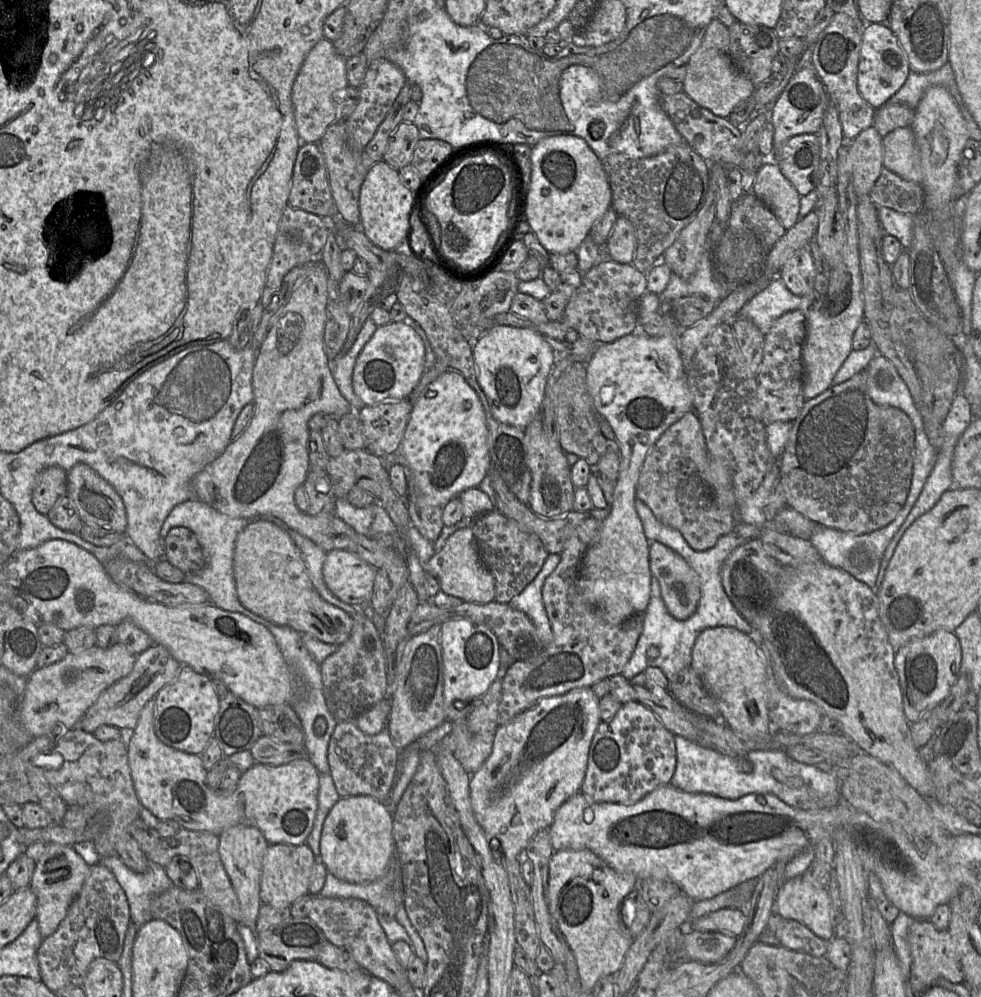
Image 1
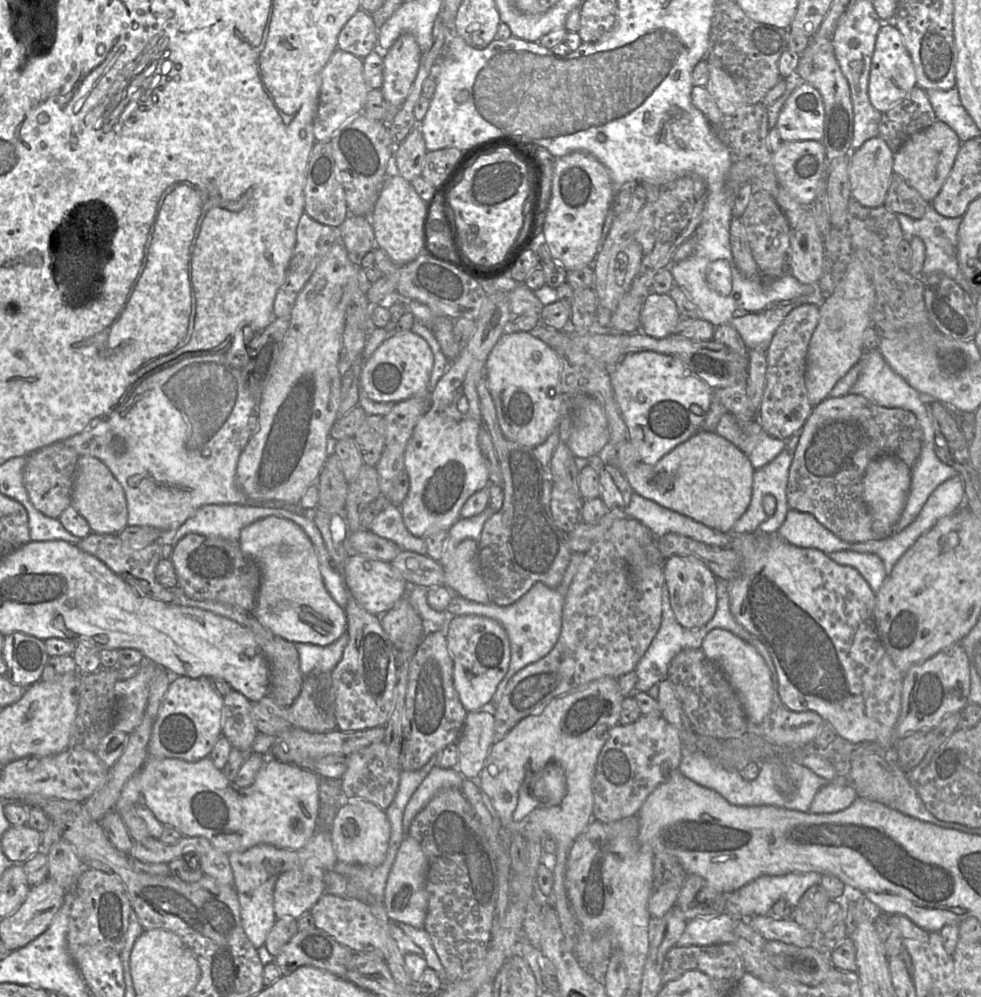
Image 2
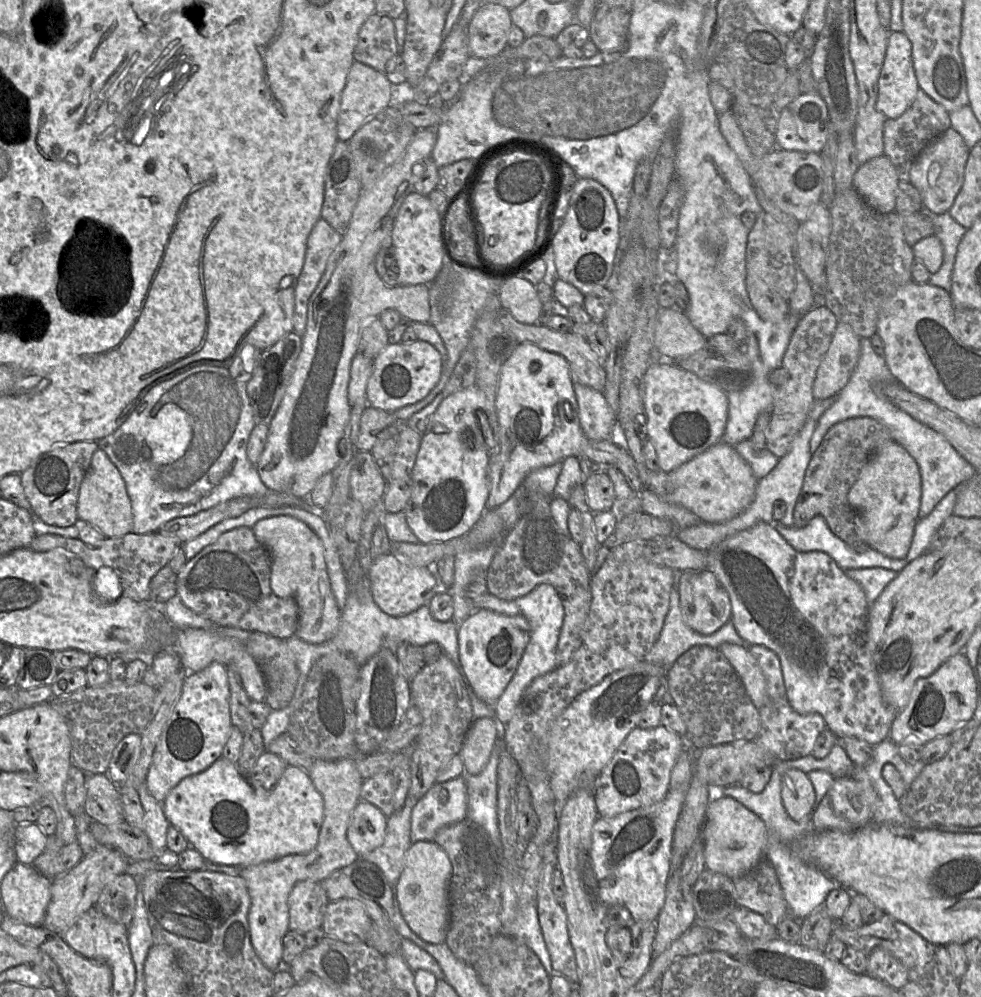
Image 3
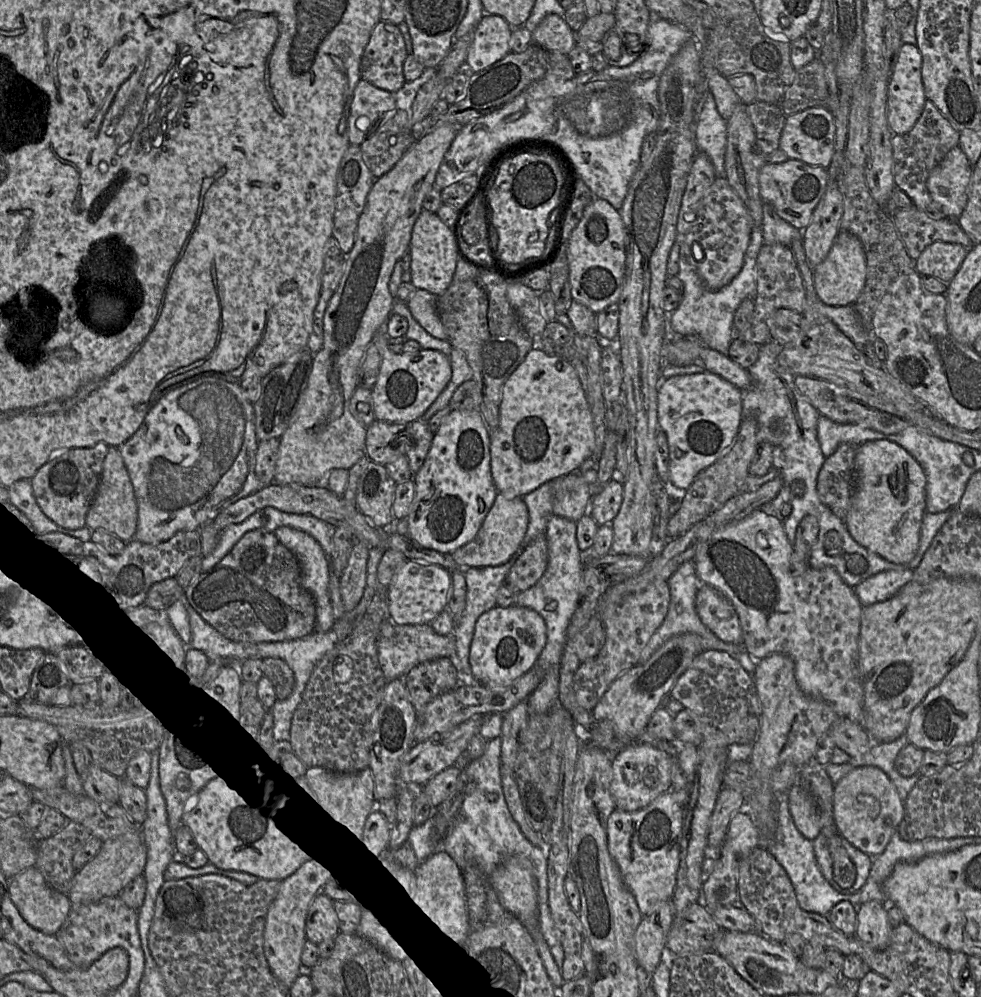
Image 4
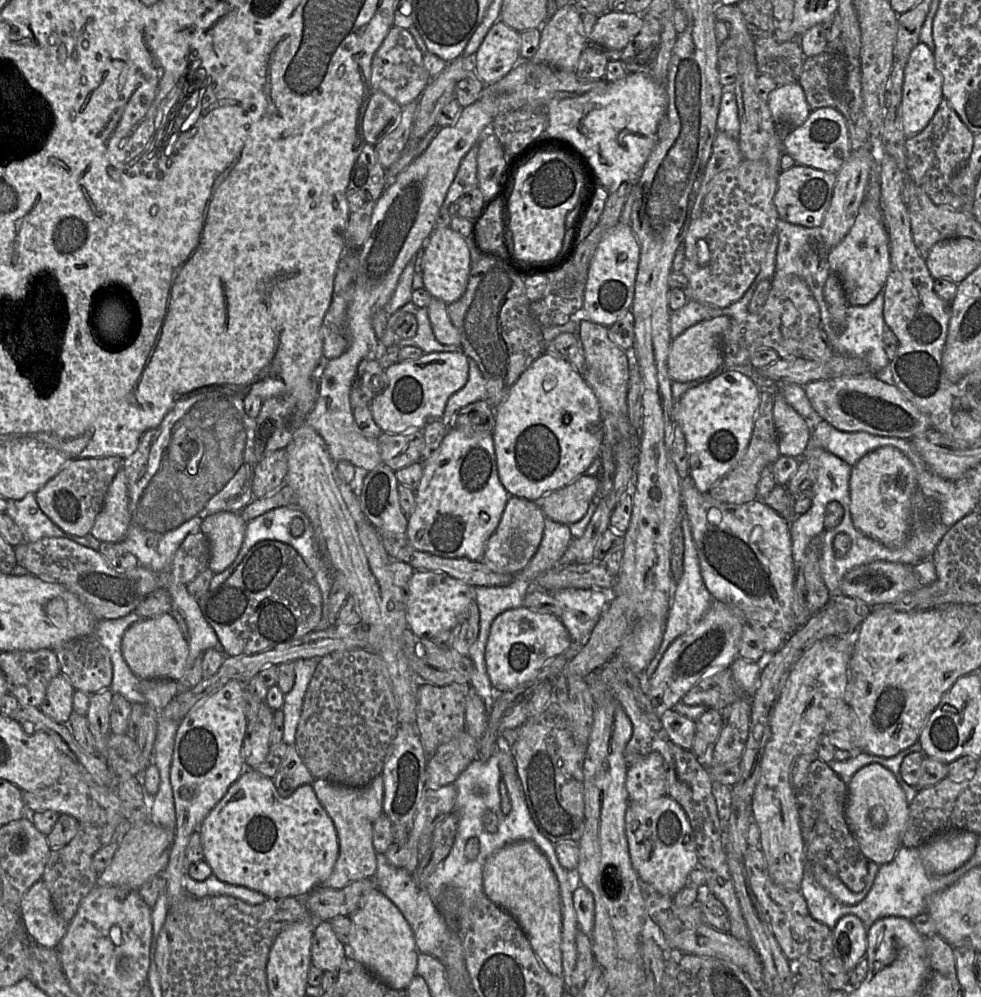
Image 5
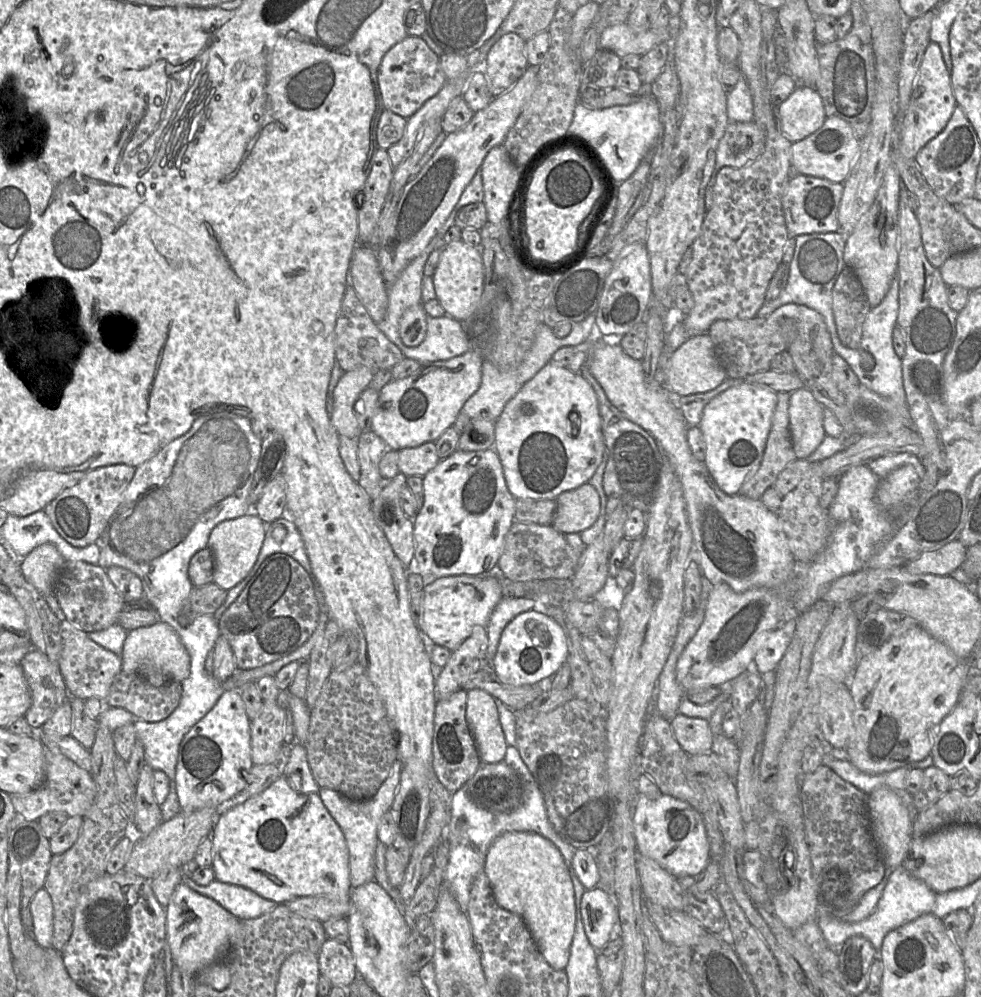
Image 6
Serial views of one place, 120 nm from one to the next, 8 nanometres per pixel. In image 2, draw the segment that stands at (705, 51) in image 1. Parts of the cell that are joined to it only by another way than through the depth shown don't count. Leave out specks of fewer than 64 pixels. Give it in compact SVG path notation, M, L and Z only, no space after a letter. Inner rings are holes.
M708 64L708 70L709 79L705 88L714 98L723 115L732 116L738 108L746 105L743 97L725 70L714 64Z

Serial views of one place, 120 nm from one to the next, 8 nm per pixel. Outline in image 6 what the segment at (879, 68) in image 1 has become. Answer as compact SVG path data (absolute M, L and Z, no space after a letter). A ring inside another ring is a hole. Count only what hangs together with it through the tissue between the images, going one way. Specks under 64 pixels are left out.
M930 42L913 82L909 105L899 121L898 152L904 157L914 159L917 153L946 127L957 106L950 73L945 65L941 48L937 43Z

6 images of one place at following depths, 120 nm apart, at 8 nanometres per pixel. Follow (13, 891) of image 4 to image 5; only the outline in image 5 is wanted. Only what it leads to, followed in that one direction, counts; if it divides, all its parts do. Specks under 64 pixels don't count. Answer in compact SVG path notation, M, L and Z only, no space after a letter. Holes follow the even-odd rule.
M43 879L24 894L20 904L20 918L32 939L50 949L58 948L69 925L56 912Z

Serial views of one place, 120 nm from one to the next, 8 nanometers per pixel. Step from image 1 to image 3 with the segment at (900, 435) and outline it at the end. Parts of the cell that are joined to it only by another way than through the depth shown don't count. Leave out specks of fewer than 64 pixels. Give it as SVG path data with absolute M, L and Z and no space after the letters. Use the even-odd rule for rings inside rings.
M854 417L834 424L826 432L818 448L812 453L794 508L794 526L805 527L814 517L820 515L825 519L830 530L855 551L868 550L868 544L859 535L859 519L849 502L849 492L875 451L889 441L892 441L892 438L887 427L871 417Z

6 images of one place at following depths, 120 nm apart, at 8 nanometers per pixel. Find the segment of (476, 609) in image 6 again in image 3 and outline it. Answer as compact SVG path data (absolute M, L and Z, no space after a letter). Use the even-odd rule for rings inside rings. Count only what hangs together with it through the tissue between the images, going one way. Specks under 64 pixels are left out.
M391 553L375 558L366 576L375 603L390 616L407 615L423 605L429 605L436 593L445 590L442 581L428 566L408 565Z

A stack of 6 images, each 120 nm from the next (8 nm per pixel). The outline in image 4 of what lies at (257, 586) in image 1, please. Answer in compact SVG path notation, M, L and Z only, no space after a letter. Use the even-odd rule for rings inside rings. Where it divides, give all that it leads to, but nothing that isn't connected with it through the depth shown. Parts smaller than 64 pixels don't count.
M279 527L273 534L282 545L292 551L296 556L300 568L301 584L314 598L316 610L314 632L326 633L330 631L335 623L335 617L328 589L328 563L323 549L312 536L291 527Z

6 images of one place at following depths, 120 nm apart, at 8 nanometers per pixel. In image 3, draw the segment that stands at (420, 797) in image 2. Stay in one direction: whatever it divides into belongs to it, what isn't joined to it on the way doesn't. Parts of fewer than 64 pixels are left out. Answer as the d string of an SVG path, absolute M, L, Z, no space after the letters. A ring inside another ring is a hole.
M463 776L435 782L412 809L411 843L433 841L438 830L467 817L468 794Z

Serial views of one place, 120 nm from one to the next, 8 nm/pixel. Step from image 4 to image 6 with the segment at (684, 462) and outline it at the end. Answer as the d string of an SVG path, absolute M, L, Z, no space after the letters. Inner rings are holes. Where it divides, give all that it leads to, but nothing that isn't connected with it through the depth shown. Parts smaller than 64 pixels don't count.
M742 382L706 405L698 425L706 444L704 463L723 492L738 495L742 484L762 465L777 401L777 392Z

